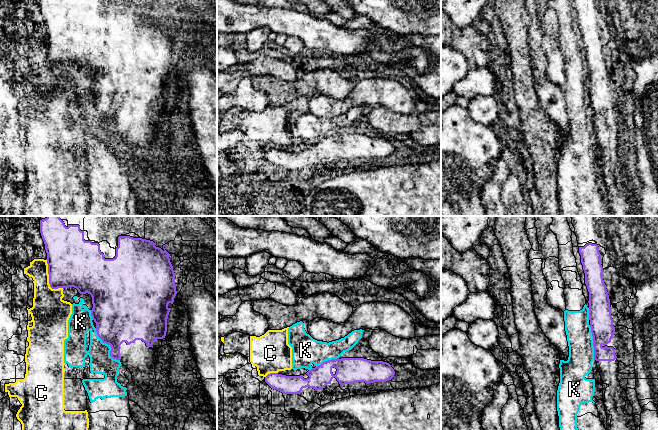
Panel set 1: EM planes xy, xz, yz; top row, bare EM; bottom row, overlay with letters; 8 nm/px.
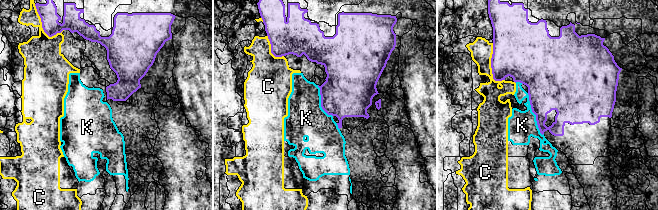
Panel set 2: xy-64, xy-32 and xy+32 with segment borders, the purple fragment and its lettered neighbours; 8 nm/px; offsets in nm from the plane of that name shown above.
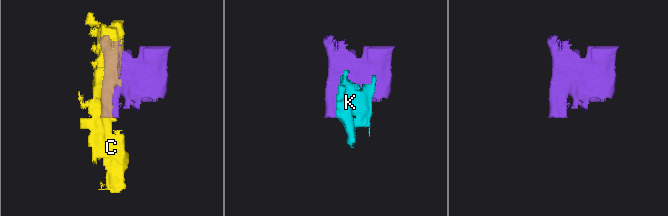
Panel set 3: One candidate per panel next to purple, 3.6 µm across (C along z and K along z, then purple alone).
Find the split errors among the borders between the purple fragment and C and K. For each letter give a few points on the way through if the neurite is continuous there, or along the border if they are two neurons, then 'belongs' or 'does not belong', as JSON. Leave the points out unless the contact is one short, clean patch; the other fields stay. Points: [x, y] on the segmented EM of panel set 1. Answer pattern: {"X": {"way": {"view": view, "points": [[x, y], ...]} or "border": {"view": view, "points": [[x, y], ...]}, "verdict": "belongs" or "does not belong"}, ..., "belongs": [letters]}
{"C": {"verdict": "does not belong"}, "K": {"verdict": "does not belong"}, "belongs": []}

